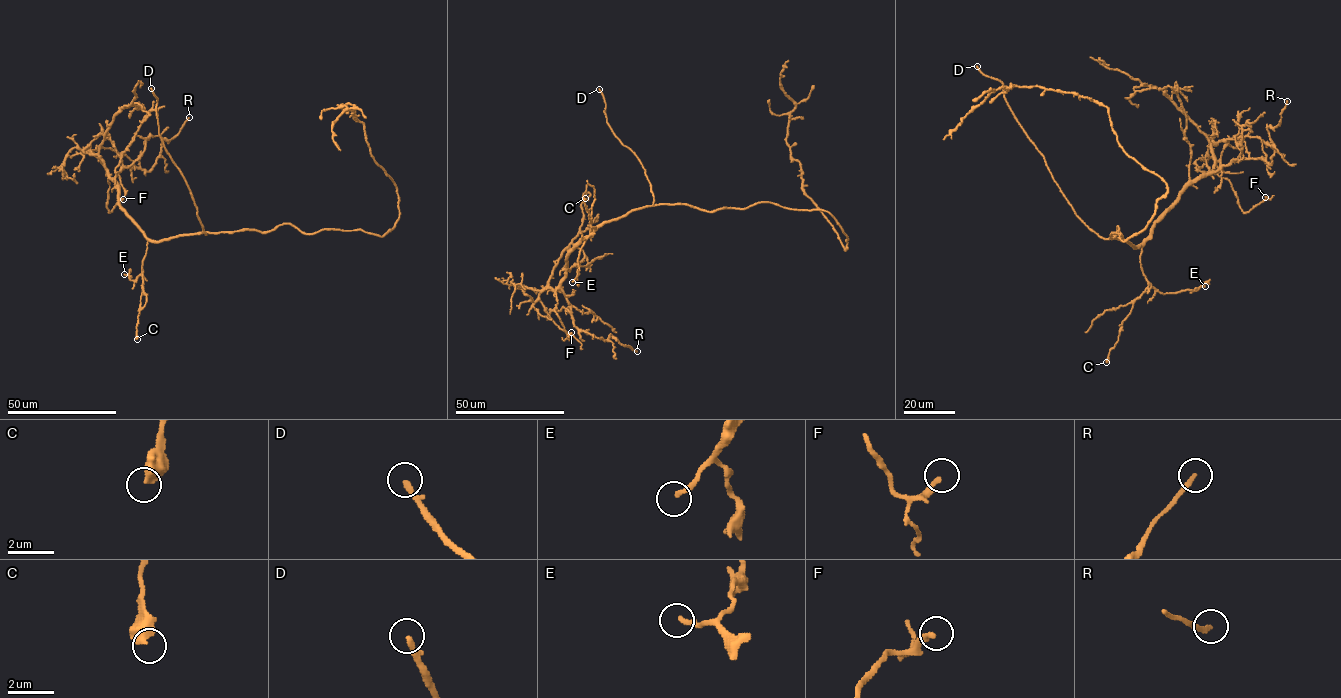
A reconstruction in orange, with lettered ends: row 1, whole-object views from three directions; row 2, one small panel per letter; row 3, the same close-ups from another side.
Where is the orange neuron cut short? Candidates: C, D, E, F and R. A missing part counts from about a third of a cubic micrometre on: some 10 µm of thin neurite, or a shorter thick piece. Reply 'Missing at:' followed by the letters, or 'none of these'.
Missing at: D, E

